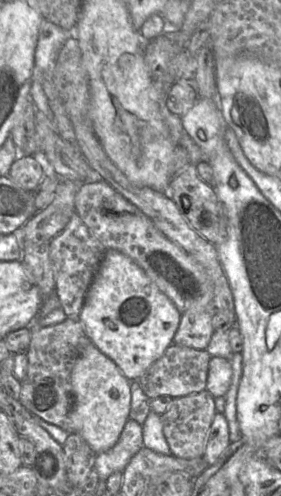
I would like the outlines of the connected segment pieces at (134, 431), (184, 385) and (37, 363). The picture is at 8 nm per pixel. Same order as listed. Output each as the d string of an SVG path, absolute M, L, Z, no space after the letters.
M129 418L115 445L96 457L94 469L100 480L107 480L115 472L123 472L132 457L142 447L142 426Z
M172 344L137 380L149 398L170 396L182 397L206 390L208 367L211 355L206 350L197 350Z
M68 317L52 326L33 326L26 354L28 370L26 377L21 381L19 402L33 415L68 433L75 433L70 418L74 401L71 371L75 361L88 344L93 343L87 336L80 319Z

